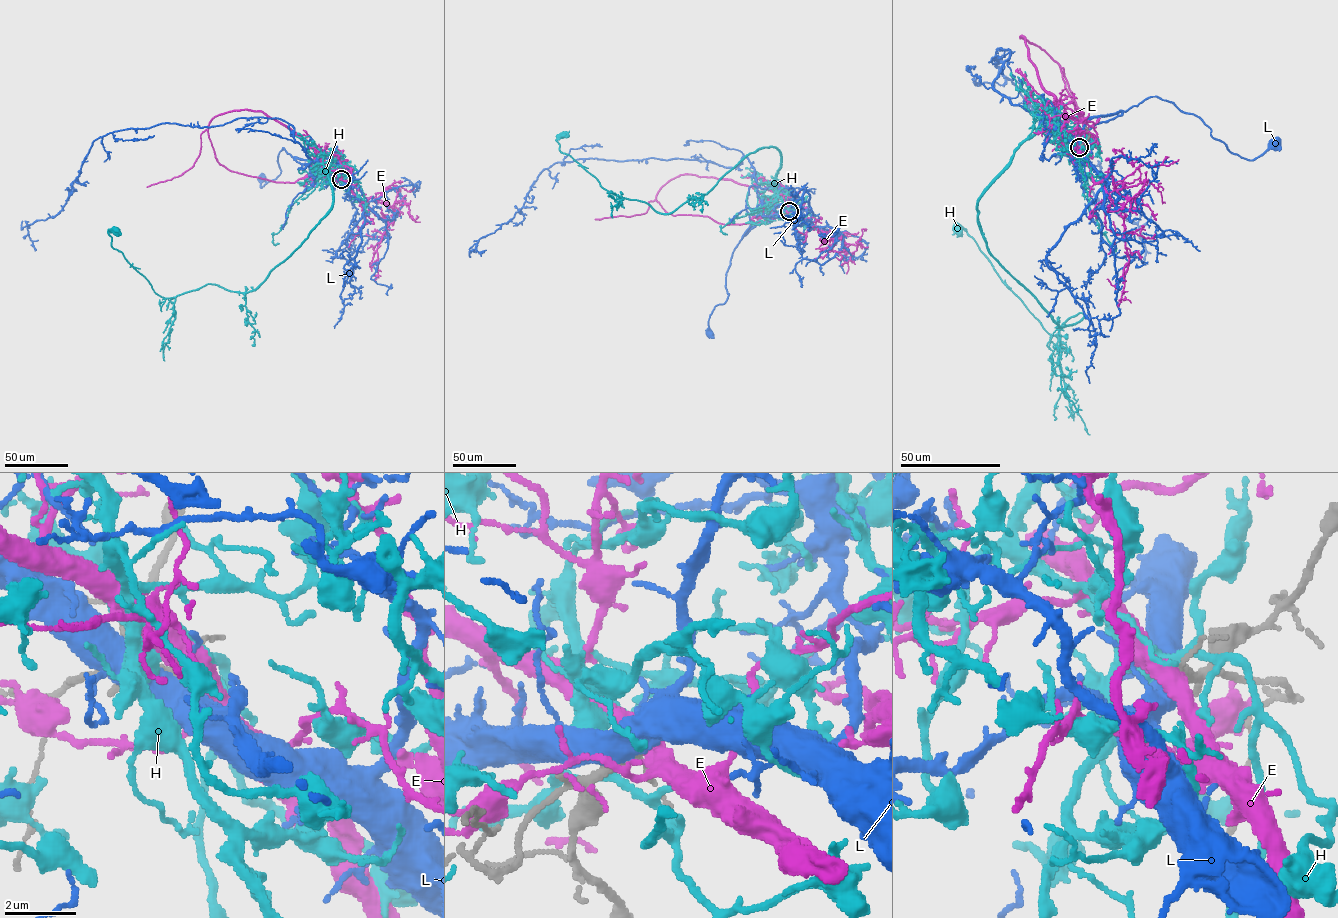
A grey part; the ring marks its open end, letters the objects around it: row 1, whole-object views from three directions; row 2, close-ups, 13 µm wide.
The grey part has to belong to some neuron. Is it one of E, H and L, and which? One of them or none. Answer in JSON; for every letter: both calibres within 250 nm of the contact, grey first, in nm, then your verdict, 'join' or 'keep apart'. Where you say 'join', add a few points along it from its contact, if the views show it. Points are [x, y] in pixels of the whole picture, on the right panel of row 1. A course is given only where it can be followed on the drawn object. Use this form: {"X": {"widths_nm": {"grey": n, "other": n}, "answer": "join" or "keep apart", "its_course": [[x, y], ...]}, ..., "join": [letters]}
{"E": {"widths_nm": {"grey": 300, "other": 440}, "answer": "keep apart"}, "H": {"widths_nm": {"grey": 280, "other": 280}, "answer": "keep apart"}, "L": {"widths_nm": {"grey": 320, "other": 550}, "answer": "keep apart"}, "join": []}

